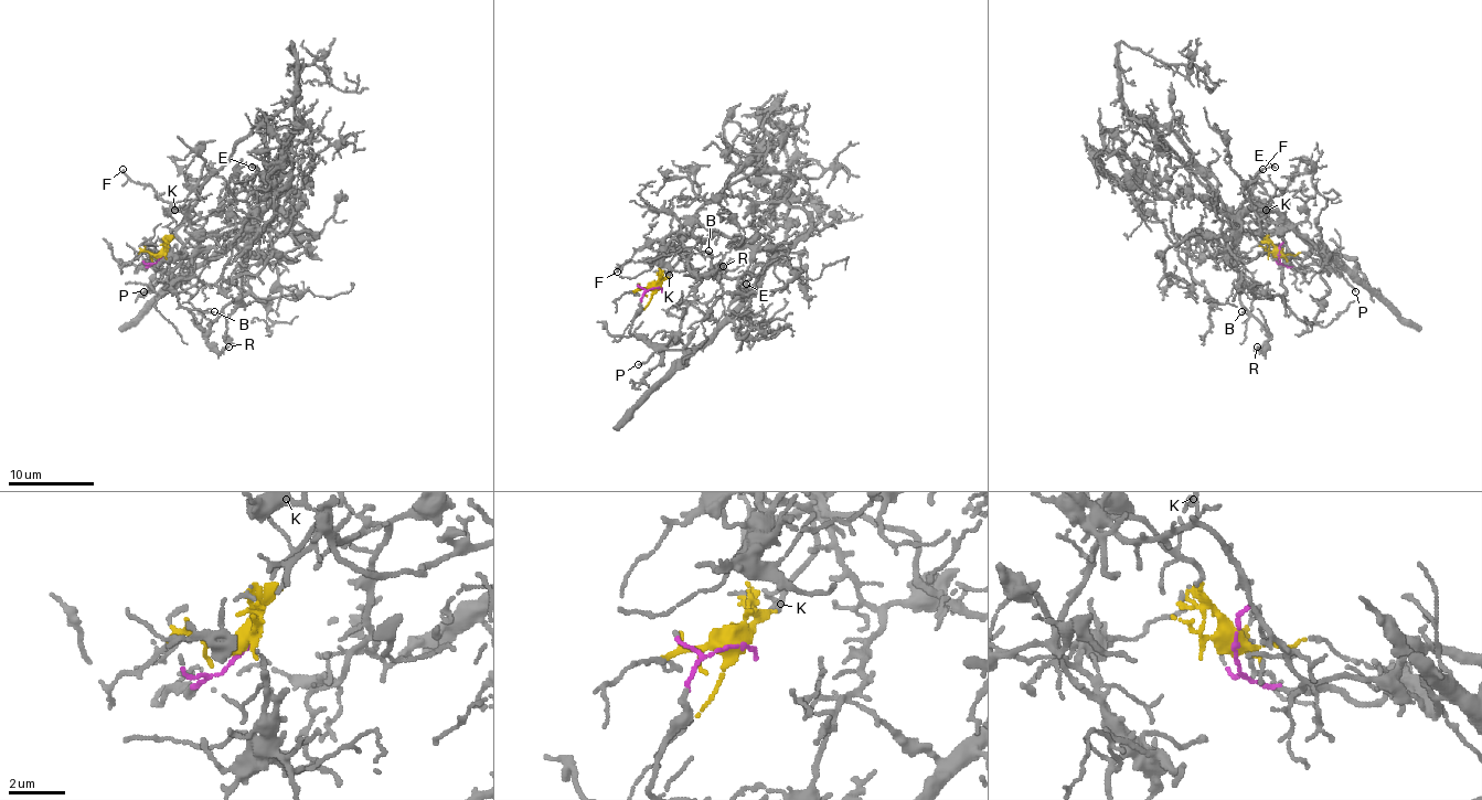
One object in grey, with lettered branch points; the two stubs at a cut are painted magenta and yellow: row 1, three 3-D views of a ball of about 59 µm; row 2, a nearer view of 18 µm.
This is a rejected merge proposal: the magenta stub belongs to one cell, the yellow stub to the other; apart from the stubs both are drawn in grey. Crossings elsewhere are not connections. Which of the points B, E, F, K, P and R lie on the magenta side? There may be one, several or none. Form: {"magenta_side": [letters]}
{"magenta_side": ["E", "P"]}

